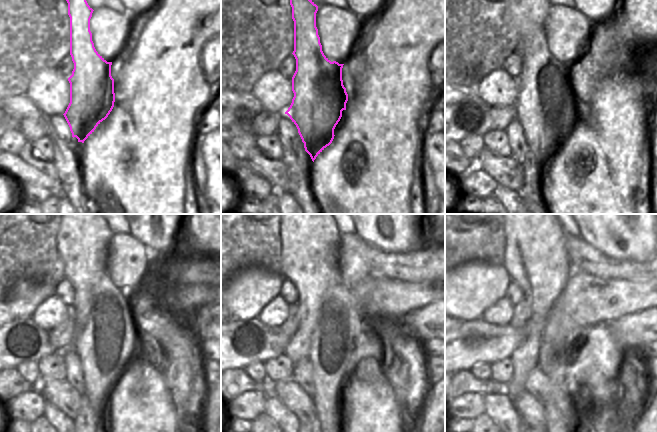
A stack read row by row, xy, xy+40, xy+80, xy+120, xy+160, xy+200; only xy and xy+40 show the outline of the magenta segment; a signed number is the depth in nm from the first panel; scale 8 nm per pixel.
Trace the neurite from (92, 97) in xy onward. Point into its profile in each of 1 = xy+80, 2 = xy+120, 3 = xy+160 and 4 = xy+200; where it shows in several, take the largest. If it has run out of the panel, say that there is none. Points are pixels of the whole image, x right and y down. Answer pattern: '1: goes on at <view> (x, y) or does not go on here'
1: goes on at xy+80 (545, 92)
2: goes on at xy+120 (109, 309)
3: goes on at xy+160 (337, 312)
4: goes on at xy+200 (556, 327)

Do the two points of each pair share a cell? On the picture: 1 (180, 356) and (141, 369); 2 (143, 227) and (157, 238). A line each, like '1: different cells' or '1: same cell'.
1: same cell
2: same cell

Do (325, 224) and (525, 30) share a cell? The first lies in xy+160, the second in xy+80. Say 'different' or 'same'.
same

